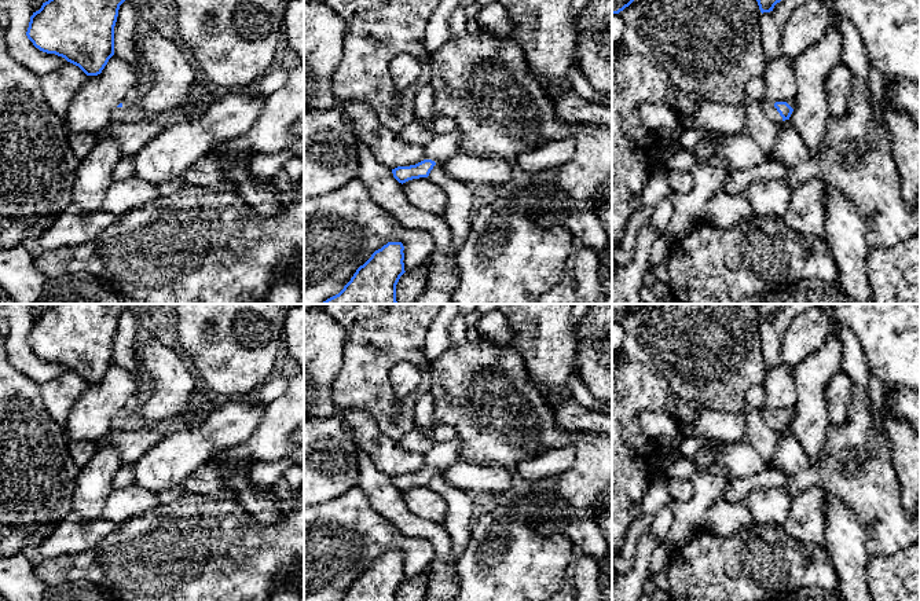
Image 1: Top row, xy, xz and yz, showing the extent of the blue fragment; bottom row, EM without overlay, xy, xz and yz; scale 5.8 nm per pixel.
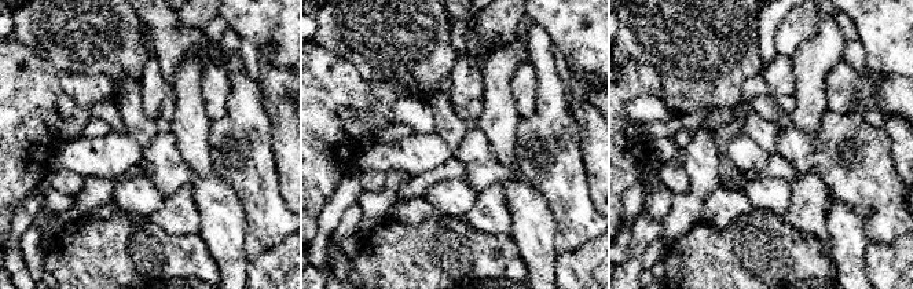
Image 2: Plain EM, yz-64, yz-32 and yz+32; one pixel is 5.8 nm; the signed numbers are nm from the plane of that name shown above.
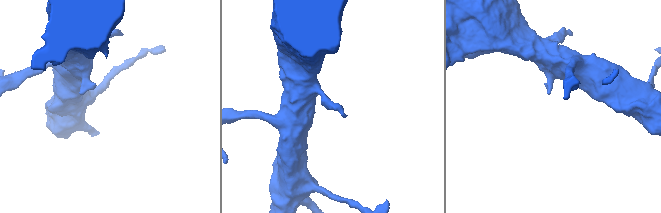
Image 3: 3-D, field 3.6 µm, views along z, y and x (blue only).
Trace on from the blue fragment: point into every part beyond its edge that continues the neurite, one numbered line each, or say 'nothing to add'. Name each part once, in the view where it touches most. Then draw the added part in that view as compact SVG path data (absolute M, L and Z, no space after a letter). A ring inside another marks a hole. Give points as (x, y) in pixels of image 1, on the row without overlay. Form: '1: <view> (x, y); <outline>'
1: yz (768, 416); M765 406L759 408L759 414L763 419L763 422L774 429L774 430L778 430L781 432L782 430L782 425L780 424L780 421L777 419L777 417L774 415L774 411L766 408Z

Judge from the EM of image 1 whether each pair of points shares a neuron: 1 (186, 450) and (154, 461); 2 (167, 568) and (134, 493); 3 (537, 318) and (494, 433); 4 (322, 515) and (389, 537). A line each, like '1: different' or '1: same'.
1: same
2: different
3: different
4: same

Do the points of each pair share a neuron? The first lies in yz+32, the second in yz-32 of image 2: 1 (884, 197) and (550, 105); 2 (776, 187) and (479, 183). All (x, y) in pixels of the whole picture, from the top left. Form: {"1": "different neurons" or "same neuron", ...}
{"1": "same neuron", "2": "different neurons"}

